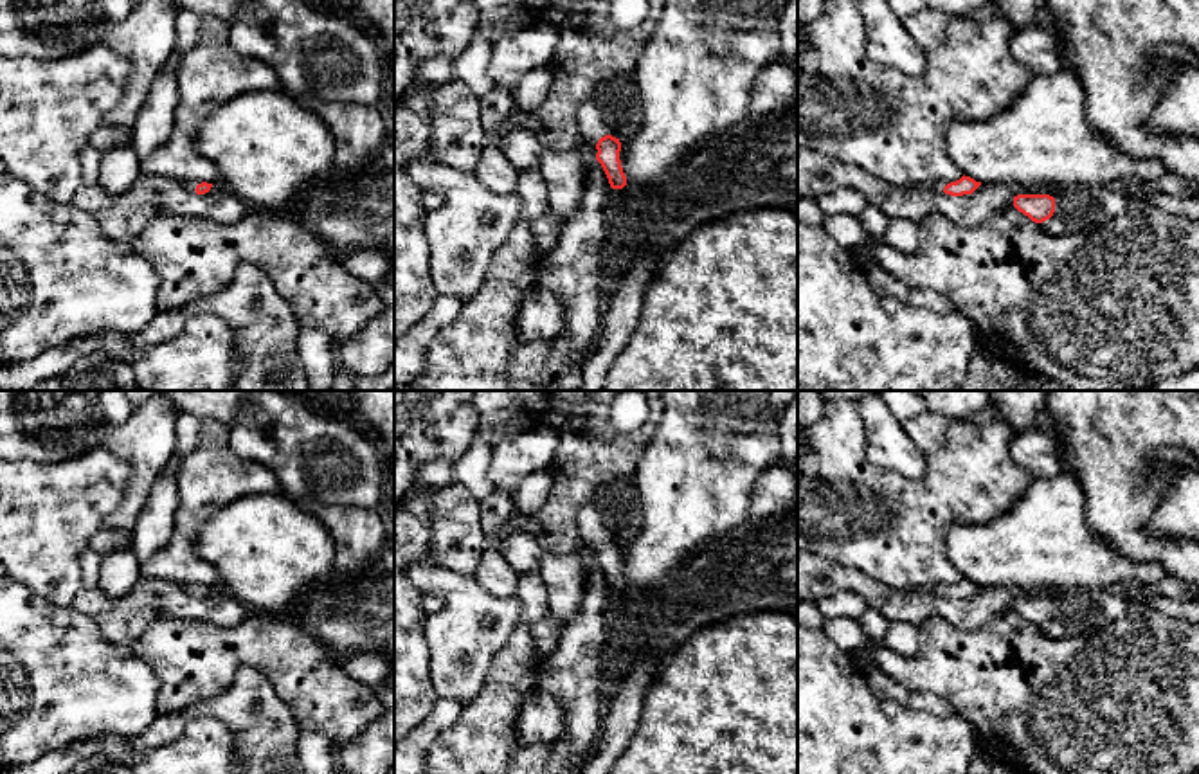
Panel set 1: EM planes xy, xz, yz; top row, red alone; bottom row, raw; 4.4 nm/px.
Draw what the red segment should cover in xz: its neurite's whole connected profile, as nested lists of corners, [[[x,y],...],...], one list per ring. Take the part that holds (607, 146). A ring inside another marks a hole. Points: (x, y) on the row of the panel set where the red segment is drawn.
[[[583,103],[578,112],[578,128],[581,135],[596,146],[596,160],[601,164],[612,189],[623,189],[627,176],[621,167],[619,139],[610,135],[610,126],[596,103]]]

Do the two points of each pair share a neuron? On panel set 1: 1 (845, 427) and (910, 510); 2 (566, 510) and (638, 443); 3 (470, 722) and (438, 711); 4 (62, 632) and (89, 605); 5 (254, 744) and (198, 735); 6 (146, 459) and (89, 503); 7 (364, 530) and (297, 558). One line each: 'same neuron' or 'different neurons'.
1: same neuron
2: same neuron
3: different neurons
4: different neurons
5: different neurons
6: different neurons
7: different neurons

